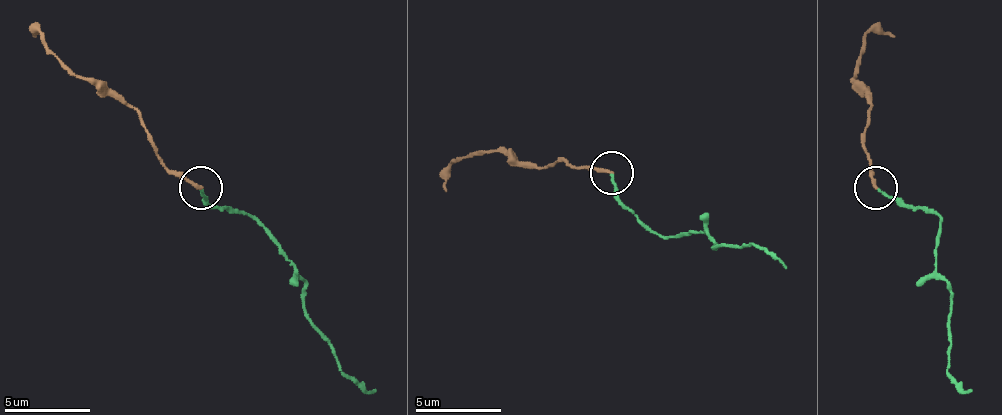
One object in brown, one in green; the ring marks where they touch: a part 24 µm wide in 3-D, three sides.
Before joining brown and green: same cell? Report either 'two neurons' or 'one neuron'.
one neuron

